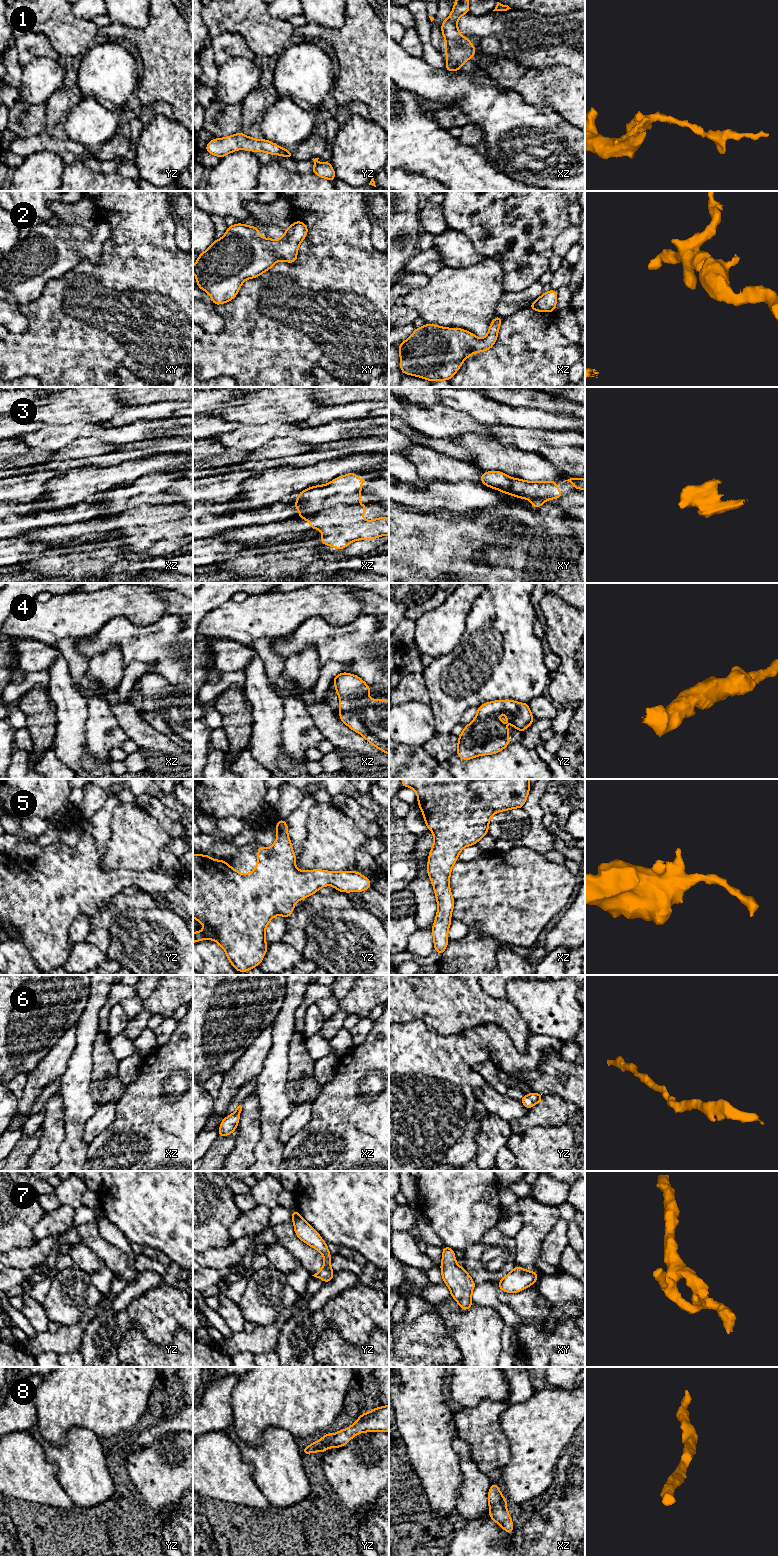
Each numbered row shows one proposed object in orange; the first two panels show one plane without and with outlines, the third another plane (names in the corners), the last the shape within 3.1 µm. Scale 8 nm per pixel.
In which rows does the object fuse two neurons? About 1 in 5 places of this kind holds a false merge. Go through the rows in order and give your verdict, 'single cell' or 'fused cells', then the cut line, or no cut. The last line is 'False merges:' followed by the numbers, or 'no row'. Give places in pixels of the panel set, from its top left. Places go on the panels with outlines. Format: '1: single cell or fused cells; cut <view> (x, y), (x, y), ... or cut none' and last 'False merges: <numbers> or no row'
1: single cell; cut none
2: single cell; cut none
3: fused cells; cut xz (357, 503), (336, 504), (307, 519)
4: single cell; cut none
5: single cell; cut none
6: single cell; cut none
7: single cell; cut none
8: single cell; cut none
False merges: 3

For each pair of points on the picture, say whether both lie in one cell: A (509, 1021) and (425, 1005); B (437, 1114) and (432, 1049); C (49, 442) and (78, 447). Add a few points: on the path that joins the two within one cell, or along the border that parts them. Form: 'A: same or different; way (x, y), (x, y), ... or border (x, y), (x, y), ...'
A: same; way (488, 1007), (446, 1005)
B: same; way (432, 1098), (432, 1065)
C: different; border (89, 437), (77, 438), (57, 452)

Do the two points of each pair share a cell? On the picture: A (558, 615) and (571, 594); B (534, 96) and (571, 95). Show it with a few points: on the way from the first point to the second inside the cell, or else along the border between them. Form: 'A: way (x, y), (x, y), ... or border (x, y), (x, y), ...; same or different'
A: border (551, 593), (557, 594), (574, 608); different
B: way (543, 94), (562, 94); same

